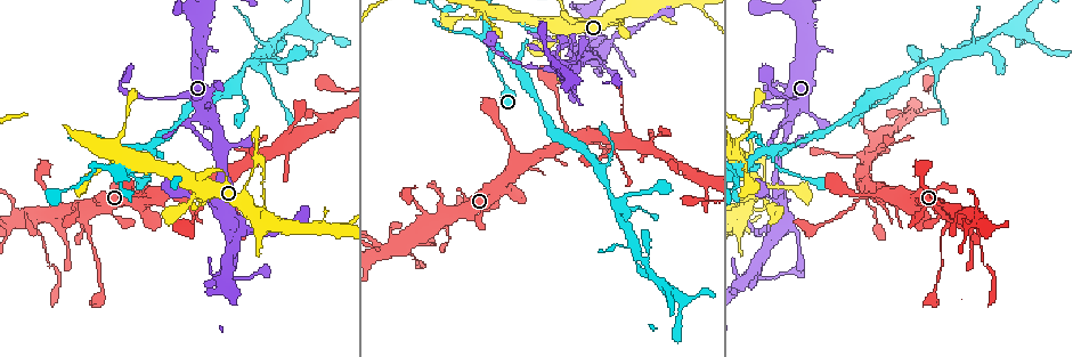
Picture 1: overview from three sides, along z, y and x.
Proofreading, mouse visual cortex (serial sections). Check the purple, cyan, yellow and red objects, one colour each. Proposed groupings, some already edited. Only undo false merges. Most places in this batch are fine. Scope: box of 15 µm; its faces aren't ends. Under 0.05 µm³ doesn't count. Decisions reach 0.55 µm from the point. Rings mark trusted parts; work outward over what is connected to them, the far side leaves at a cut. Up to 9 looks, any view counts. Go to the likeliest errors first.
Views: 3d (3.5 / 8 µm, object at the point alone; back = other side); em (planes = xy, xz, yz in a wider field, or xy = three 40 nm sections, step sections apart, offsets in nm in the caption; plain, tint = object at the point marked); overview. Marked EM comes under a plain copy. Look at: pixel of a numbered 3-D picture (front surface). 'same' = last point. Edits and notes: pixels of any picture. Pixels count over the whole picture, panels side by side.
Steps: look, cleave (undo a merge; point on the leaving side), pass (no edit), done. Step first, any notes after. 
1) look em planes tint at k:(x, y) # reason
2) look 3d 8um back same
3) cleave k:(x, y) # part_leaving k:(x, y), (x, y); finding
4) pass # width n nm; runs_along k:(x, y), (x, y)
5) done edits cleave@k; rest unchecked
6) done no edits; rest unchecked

look 3d 8um at 1:(41, 237) # sudden change in width

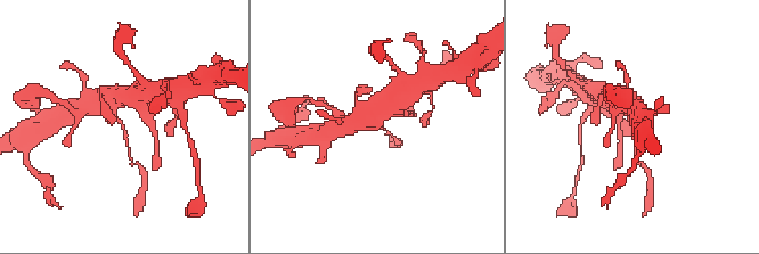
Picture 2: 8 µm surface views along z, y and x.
look 3d 3.5um at 2:(121, 127) # zoom in

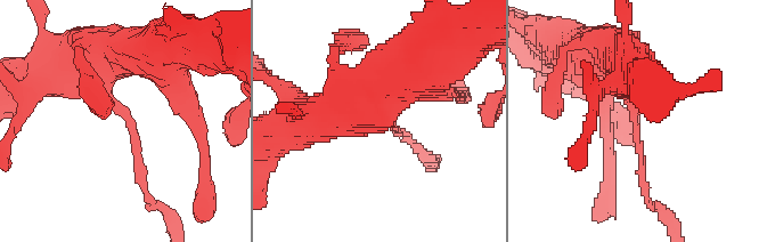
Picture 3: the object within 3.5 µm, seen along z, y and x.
look em xy step 1 tint at 3:(130, 119) # arm_widths 100, 500 nm

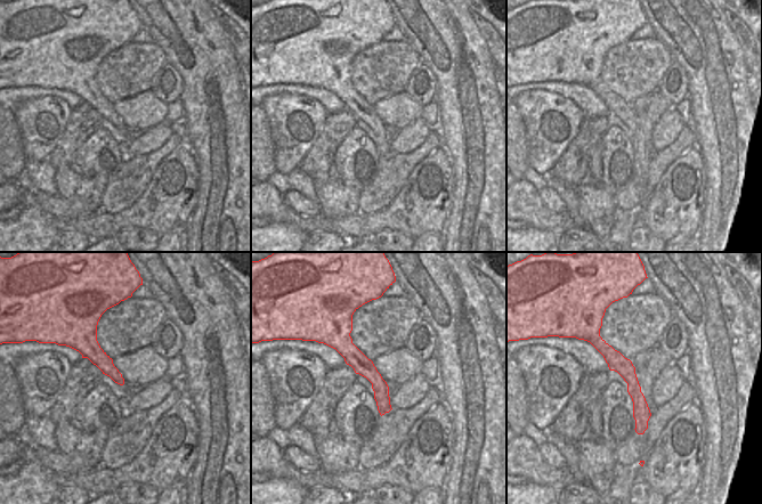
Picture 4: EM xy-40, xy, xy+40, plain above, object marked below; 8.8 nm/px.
pass # width 170 nm; runs_along 3:(107, 57), (100, 85), (132, 123), (146, 191); one cell here

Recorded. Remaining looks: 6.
look 3d 3.5um at 1:(498, 47) # four-way junction

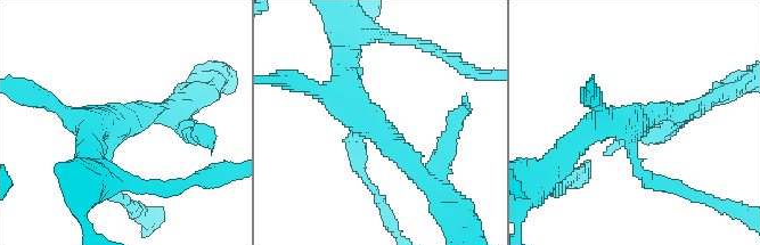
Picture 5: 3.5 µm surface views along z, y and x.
look em xy step 2 tint at 5:(371, 119) # arms 4; arm_widths 200, 250, 250, 400 nm; now the EM

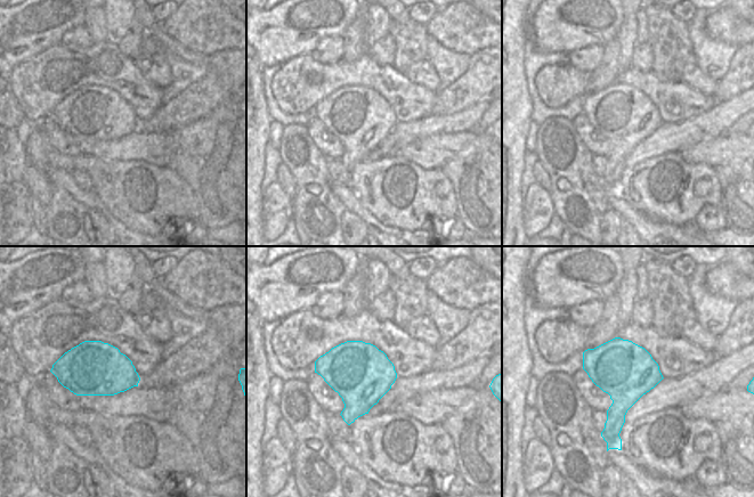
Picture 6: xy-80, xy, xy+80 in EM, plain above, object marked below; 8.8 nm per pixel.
look em xy step 5 tint same # another direction

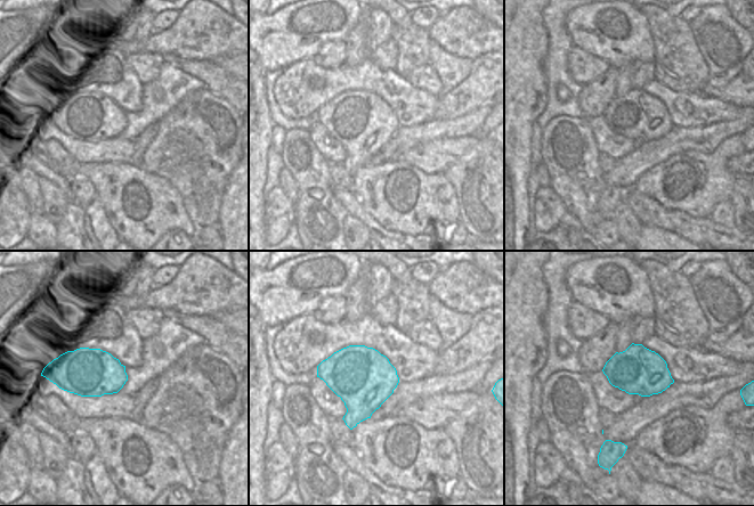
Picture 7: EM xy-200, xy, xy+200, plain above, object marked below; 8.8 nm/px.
pass # runs_along 5:(104, 185), (117, 122), (163, 111); continuous, no second cell

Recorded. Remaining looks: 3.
look 3d 3.5um at 1:(792, 113) # sudden change in width

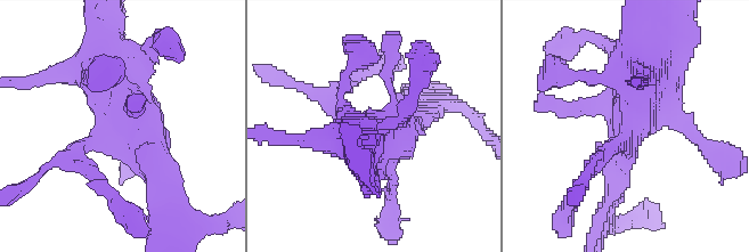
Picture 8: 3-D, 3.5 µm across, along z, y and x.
look em planes tint at 8:(630, 128) # shape alone is not enough

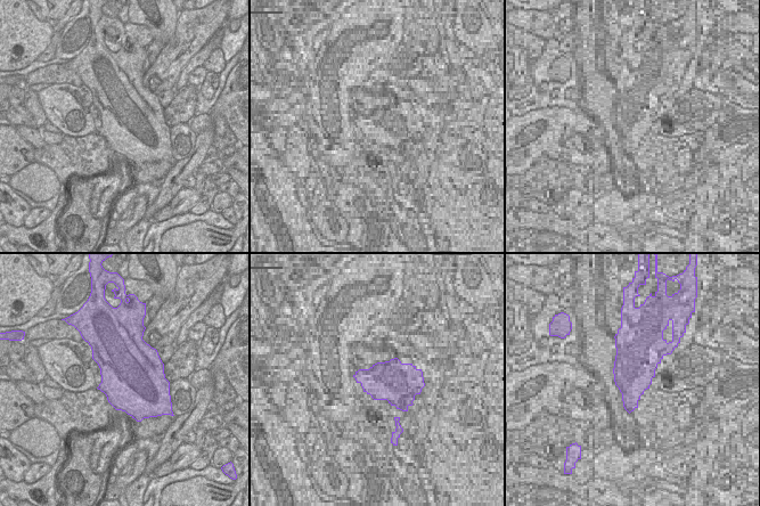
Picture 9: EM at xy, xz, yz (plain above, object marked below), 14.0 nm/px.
pass # runs_along 8:(105, 50), (157, 180); all the same cell

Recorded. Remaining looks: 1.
done no edits; rest unchecked

